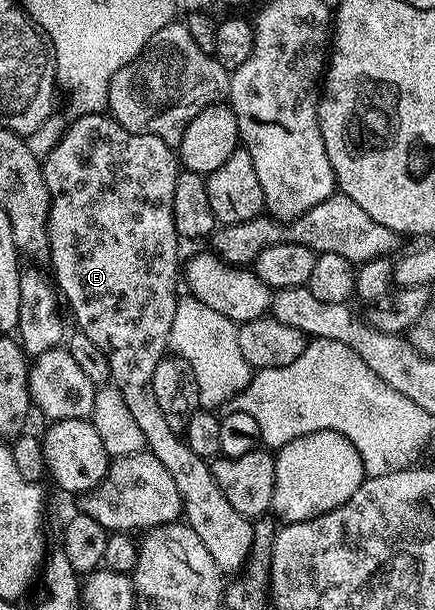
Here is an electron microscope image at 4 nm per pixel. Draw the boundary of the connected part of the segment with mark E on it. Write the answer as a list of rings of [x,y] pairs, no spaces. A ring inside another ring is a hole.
[[[104,112],[81,114],[75,120],[77,122],[69,130],[61,133],[55,148],[42,162],[52,201],[47,224],[51,277],[67,309],[68,306],[72,309],[80,325],[77,326],[79,333],[90,336],[90,340],[106,352],[106,360],[110,360],[111,385],[122,392],[122,400],[126,400],[126,409],[134,416],[134,424],[142,428],[147,453],[162,460],[166,472],[174,476],[174,484],[178,484],[180,498],[184,501],[183,521],[198,532],[198,540],[206,544],[206,552],[210,552],[220,571],[228,576],[235,575],[245,569],[252,552],[253,519],[242,516],[242,512],[234,512],[230,500],[226,500],[222,488],[214,480],[211,465],[194,456],[178,431],[170,428],[168,417],[158,404],[158,396],[154,396],[152,383],[154,368],[158,368],[169,349],[170,324],[174,324],[178,301],[176,274],[178,278],[182,266],[182,239],[174,228],[174,184],[181,171],[177,151],[158,136],[135,134],[122,128],[122,124]]]

